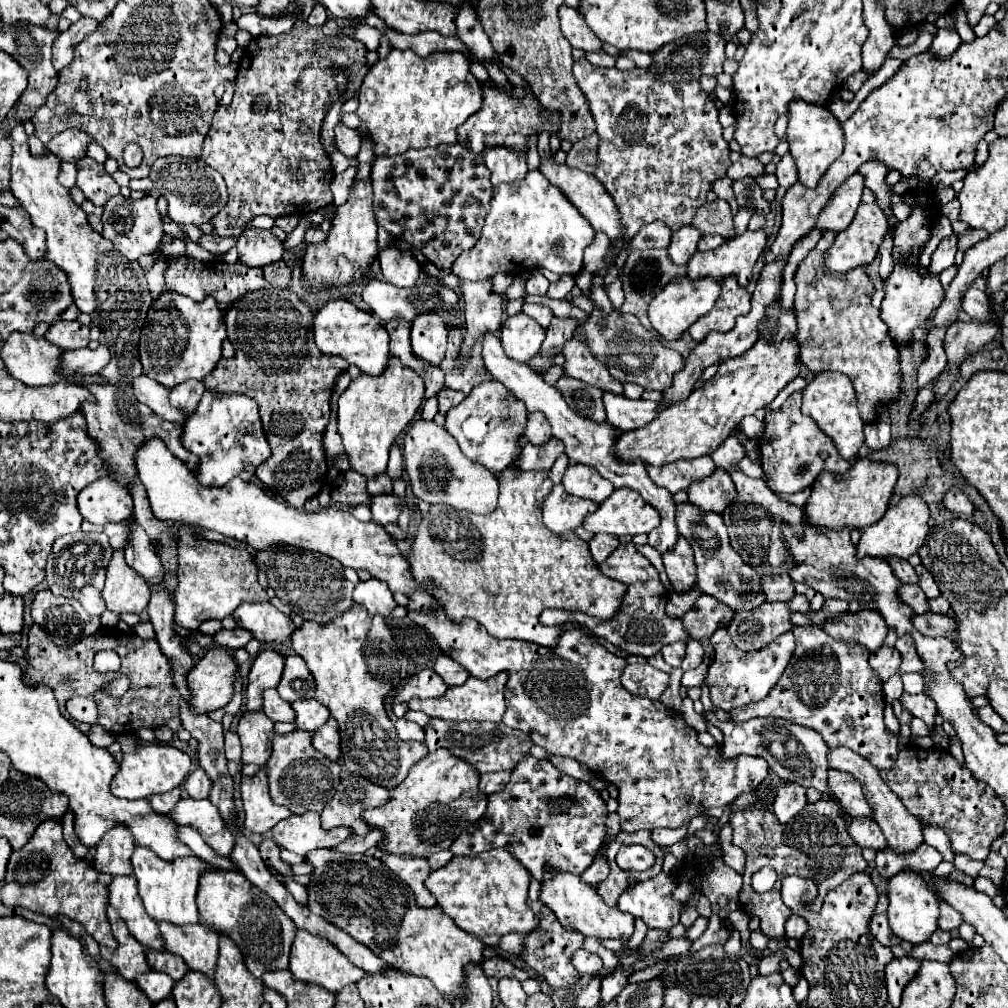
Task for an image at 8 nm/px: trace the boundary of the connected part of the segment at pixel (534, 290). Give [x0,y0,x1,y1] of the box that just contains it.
[526,271,548,295]

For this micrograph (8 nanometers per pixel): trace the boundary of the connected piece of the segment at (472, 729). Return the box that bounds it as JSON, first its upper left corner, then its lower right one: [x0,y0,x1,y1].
[426,719,534,773]

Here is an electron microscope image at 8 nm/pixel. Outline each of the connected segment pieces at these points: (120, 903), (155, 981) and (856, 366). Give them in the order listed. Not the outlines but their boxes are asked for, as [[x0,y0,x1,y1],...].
[[110,875,164,949],[136,971,174,1003],[794,233,900,423]]

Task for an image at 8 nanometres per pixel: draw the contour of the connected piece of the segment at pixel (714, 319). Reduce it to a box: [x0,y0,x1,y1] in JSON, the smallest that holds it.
[688,277,750,343]

